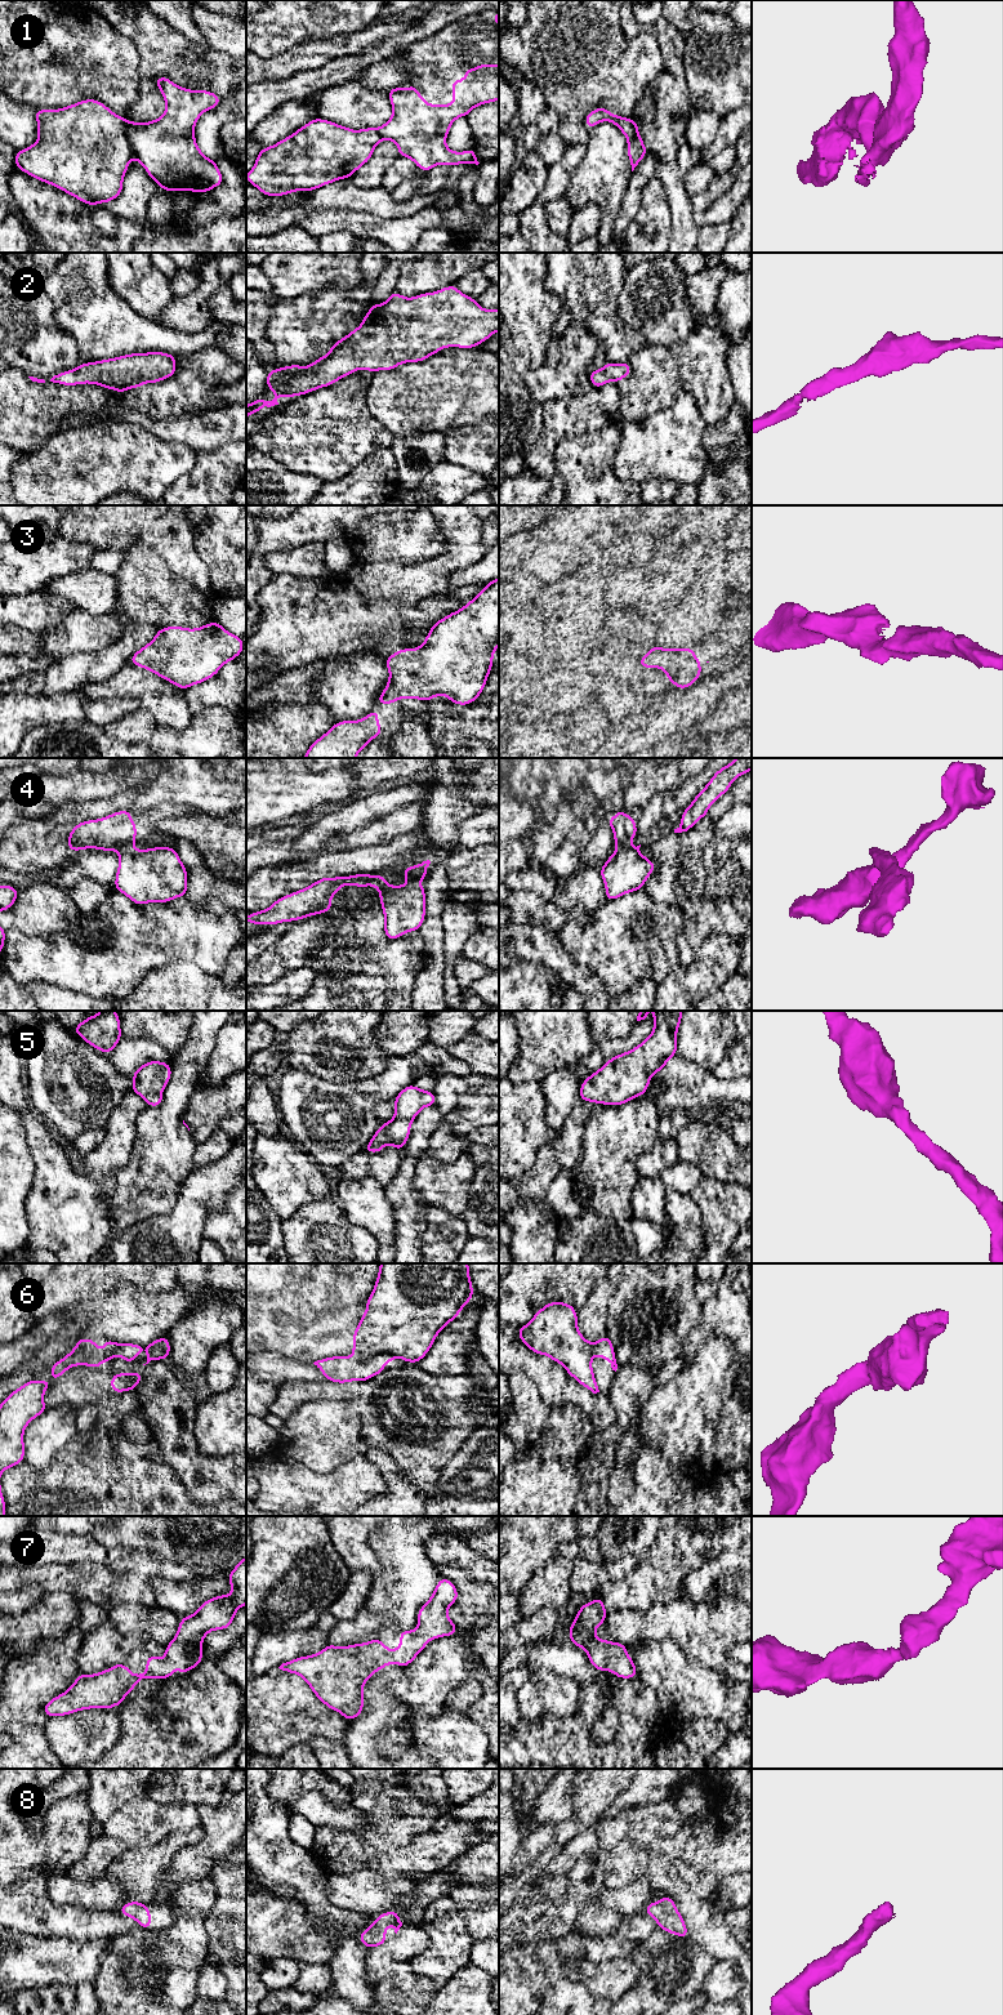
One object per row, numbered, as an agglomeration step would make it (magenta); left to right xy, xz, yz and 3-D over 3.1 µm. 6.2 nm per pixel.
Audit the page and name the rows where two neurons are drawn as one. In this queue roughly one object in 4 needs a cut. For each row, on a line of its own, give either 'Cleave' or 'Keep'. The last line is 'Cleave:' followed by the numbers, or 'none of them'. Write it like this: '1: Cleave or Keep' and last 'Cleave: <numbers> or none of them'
1: Cleave
2: Keep
3: Keep
4: Cleave
5: Keep
6: Keep
7: Keep
8: Keep
Cleave: 1, 4

